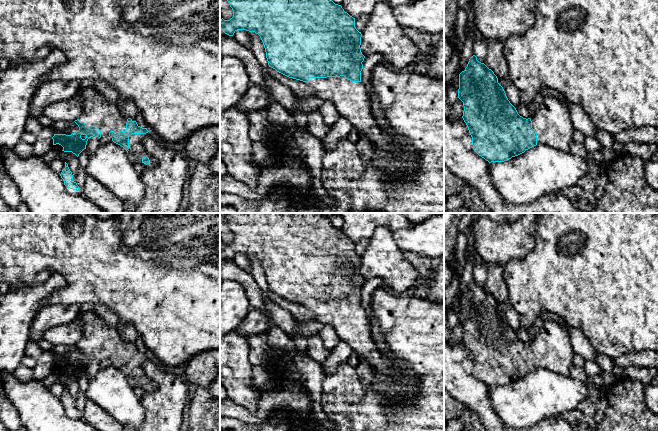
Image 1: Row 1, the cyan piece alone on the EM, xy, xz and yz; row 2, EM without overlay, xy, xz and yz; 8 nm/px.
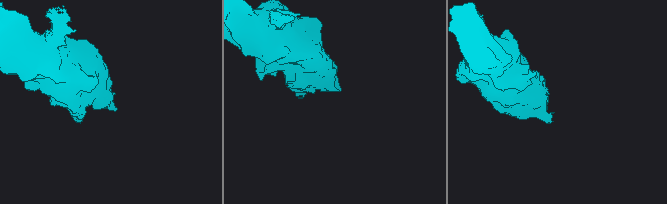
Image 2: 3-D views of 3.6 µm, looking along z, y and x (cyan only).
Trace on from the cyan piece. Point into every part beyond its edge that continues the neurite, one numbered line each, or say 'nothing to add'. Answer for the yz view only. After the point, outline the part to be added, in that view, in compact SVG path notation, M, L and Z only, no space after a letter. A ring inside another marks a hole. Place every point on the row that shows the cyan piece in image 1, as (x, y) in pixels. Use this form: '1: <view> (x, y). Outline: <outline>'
1: yz (552, 122). Outline: M548 96L530 117L537 133L537 145L571 153L575 127L568 109L555 97Z

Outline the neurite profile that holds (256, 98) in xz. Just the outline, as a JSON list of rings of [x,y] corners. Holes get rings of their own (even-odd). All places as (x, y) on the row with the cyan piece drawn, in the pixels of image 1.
[[[250,86],[235,107],[248,117],[250,112],[263,110],[267,108],[268,104],[268,93],[260,86]]]

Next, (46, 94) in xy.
[[[54,80],[42,83],[32,99],[30,117],[38,119],[43,115],[43,109],[46,106],[54,102],[69,100],[79,89],[79,81]]]

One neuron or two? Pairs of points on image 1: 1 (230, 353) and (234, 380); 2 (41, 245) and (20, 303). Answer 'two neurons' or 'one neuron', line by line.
1: one neuron
2: two neurons

